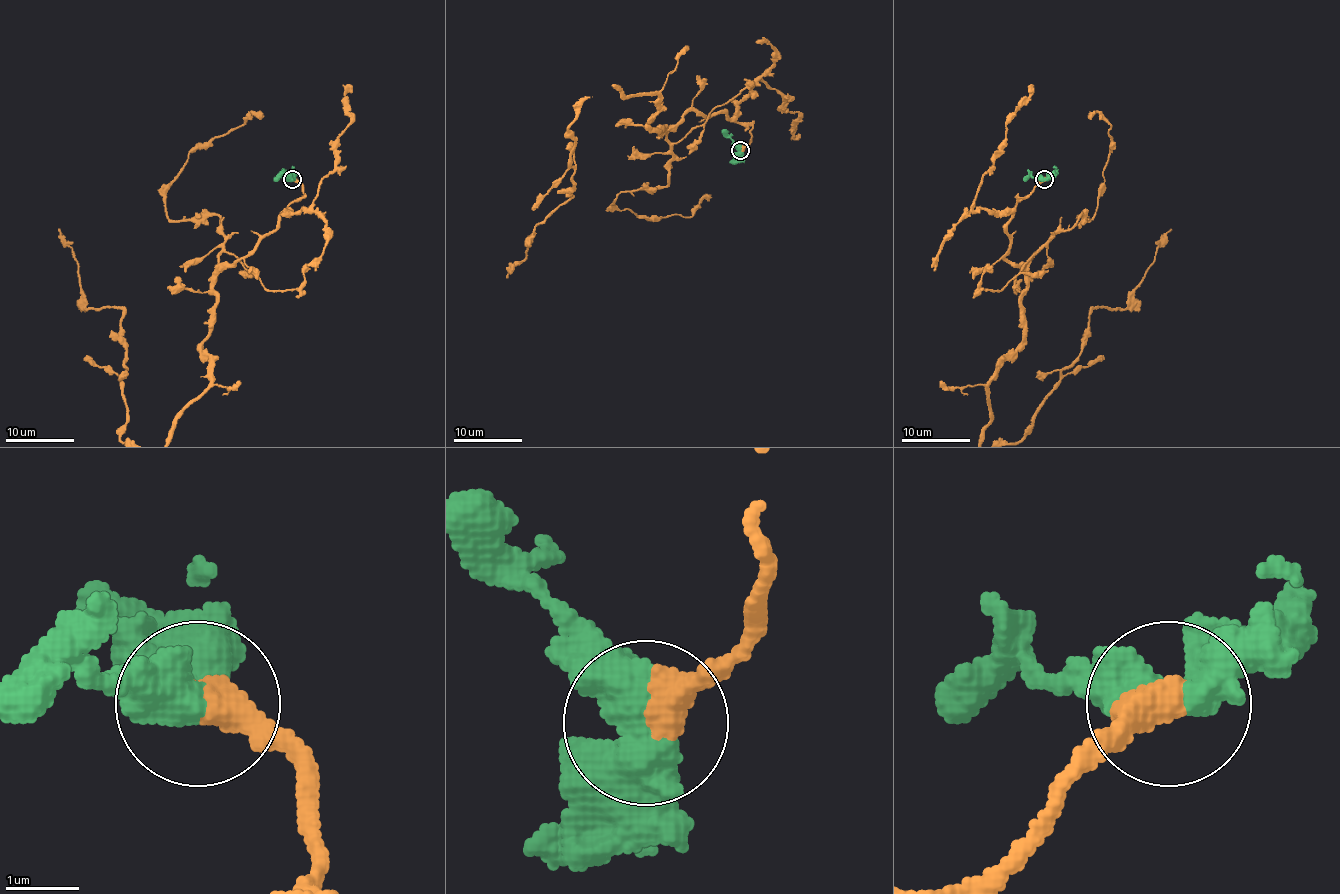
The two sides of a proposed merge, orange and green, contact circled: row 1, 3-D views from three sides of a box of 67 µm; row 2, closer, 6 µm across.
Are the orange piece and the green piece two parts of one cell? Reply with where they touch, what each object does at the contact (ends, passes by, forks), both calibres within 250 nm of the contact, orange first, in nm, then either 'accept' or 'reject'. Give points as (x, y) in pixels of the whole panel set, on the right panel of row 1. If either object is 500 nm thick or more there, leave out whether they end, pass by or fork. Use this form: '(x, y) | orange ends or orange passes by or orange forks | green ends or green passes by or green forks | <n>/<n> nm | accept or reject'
(1044, 179) | 550/550 nm | accept

